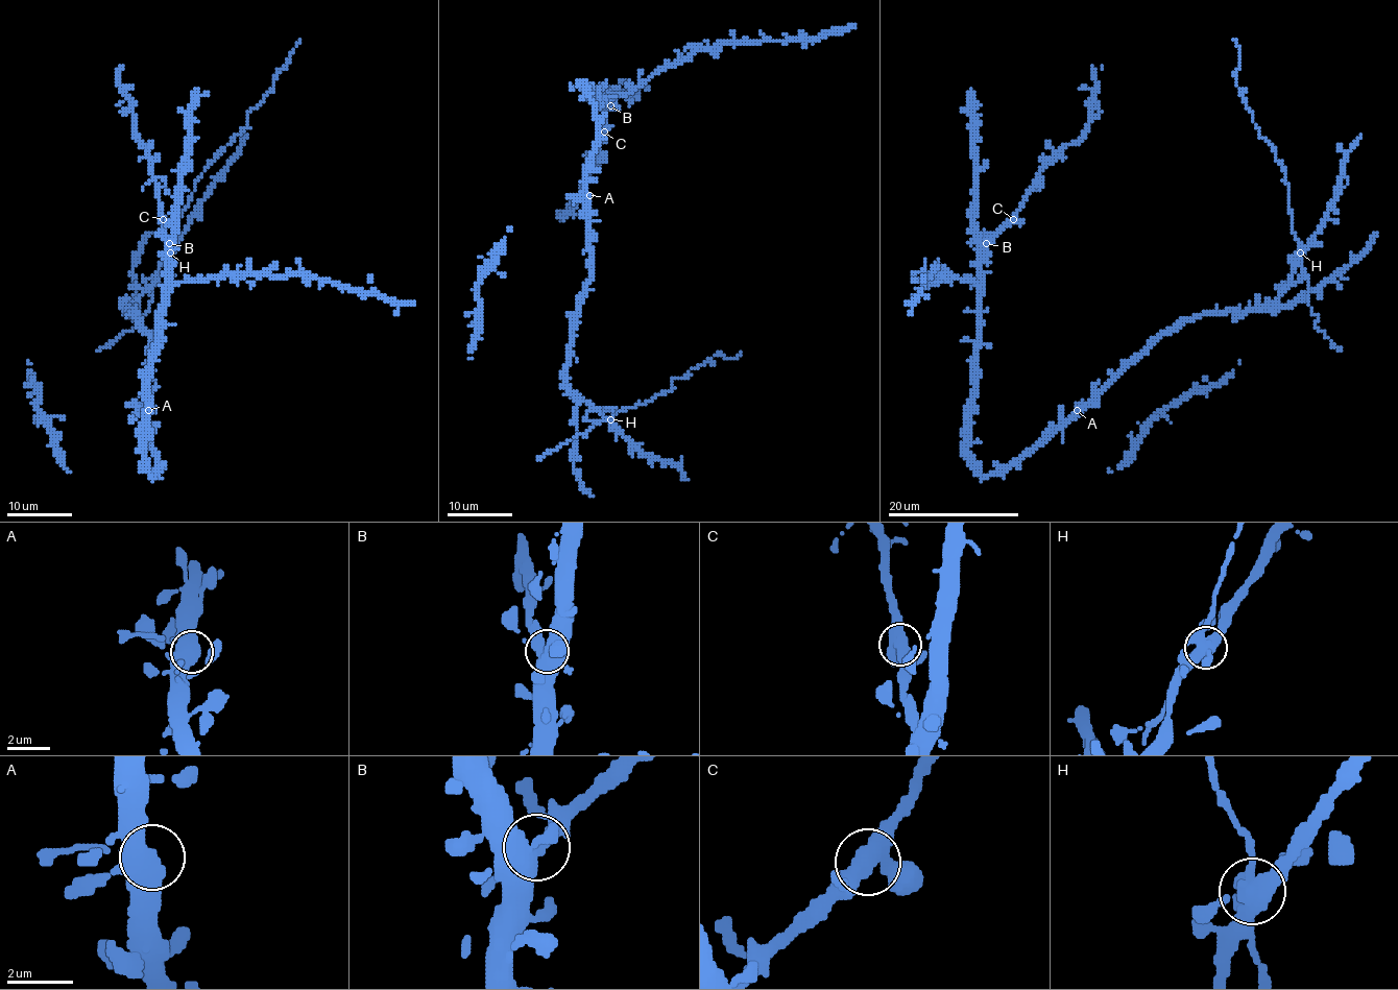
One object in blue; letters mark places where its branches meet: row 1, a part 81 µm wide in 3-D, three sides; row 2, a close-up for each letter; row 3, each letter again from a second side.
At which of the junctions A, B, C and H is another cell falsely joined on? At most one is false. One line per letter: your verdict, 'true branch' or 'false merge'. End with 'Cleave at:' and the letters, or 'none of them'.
A: true branch
B: true branch
C: true branch
H: true branch
Cleave at: none of them

